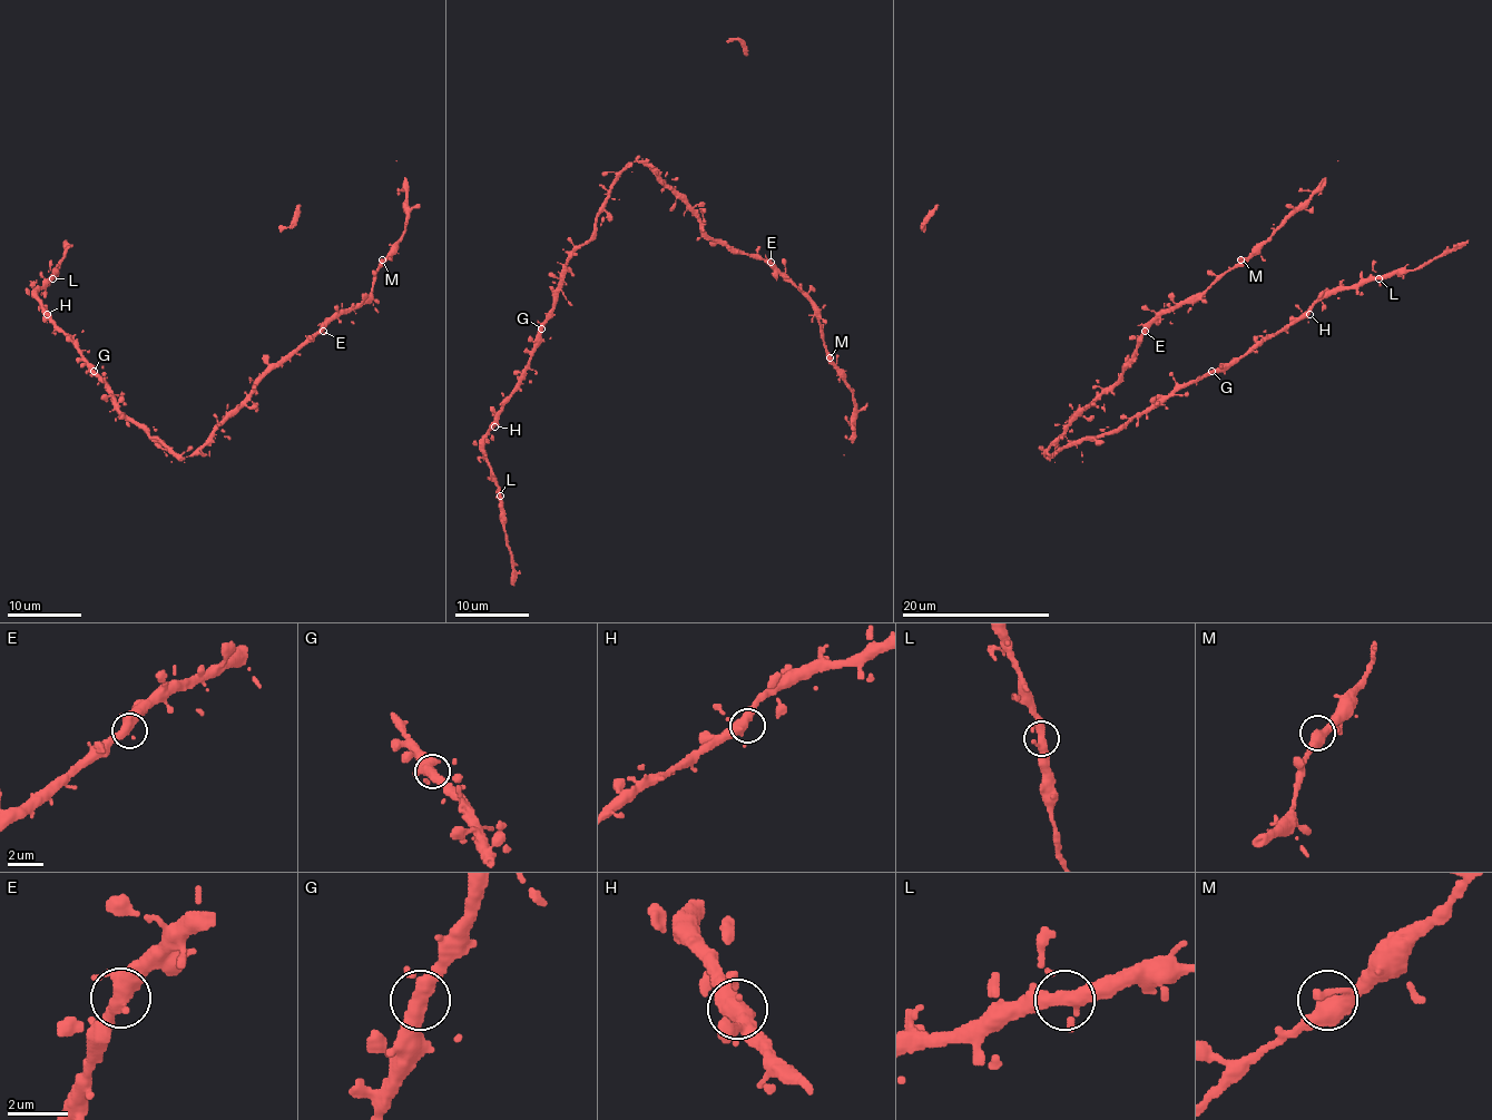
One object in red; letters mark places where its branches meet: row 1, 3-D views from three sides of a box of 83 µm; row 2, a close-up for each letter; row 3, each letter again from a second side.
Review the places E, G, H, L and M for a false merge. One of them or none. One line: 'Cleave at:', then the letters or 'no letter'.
Cleave at: no letter

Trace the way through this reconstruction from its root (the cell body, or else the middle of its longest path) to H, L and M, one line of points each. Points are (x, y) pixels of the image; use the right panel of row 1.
H: (1058, 449), (1117, 432), (1178, 390), (1211, 373), (1228, 369), (1263, 342), (1309, 314)
L: (1058, 449), (1117, 432), (1178, 390), (1211, 373), (1228, 369), (1263, 342), (1293, 325), (1324, 297), (1377, 278)
M: (1058, 449), (1044, 457), (1067, 426), (1120, 376), (1131, 362), (1142, 332), (1161, 314), (1203, 295), (1240, 259)

